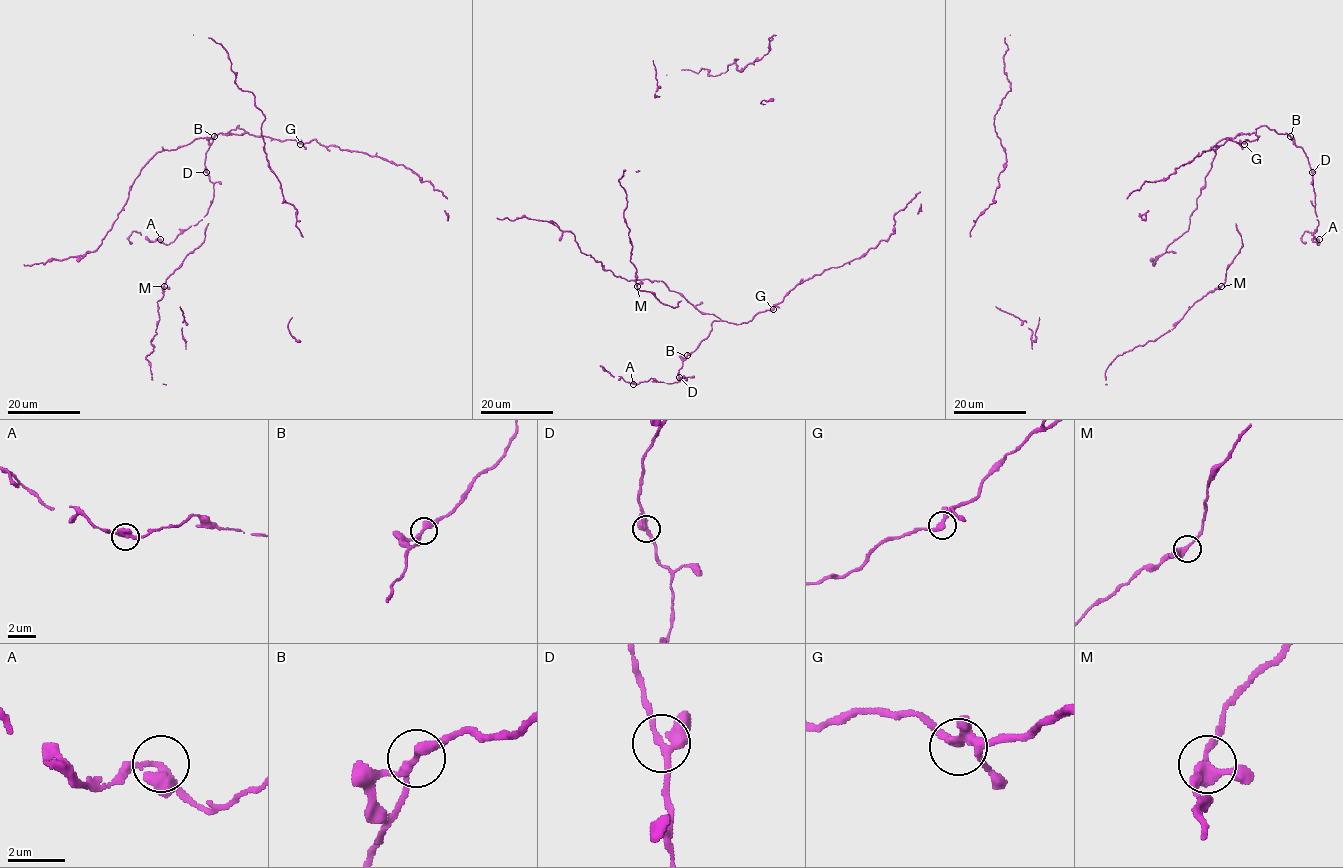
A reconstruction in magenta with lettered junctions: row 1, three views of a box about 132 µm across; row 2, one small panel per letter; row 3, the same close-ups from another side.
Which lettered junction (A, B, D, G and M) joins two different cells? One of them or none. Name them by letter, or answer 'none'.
none

